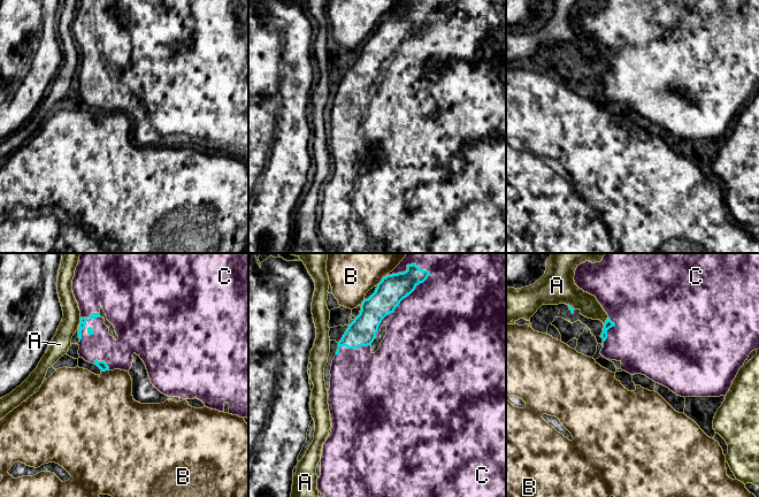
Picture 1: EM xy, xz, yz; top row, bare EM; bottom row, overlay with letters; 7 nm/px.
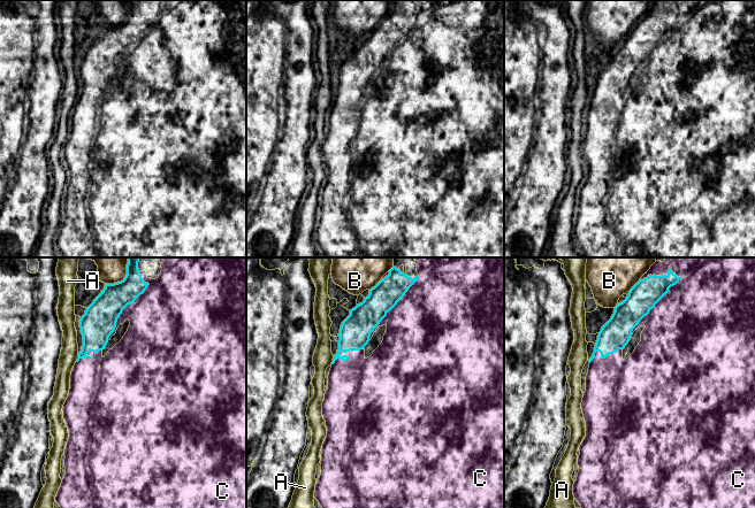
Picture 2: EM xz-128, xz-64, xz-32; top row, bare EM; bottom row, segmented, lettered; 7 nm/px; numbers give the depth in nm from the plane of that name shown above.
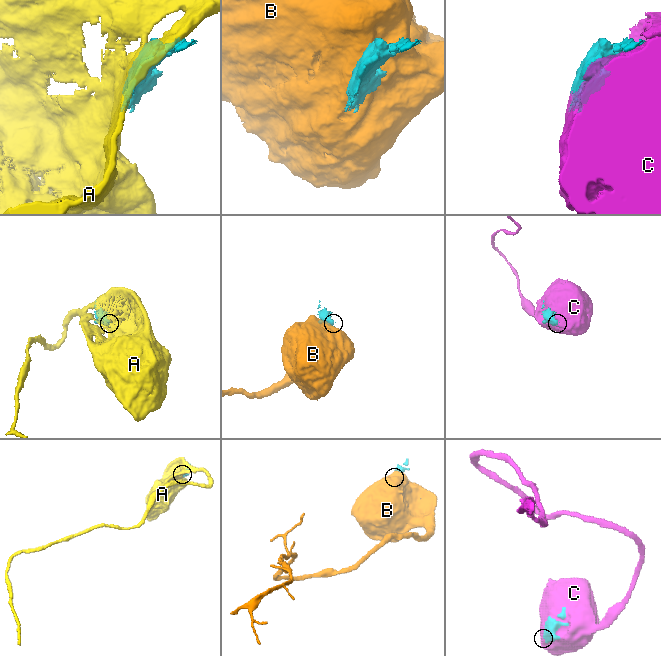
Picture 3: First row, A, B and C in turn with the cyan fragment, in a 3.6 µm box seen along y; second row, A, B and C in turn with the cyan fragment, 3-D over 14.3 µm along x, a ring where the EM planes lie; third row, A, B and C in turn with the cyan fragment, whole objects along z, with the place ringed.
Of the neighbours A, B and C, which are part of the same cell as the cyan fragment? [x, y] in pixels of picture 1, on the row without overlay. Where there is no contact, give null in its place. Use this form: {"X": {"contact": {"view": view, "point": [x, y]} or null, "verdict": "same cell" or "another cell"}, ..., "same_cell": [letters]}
{"A": {"contact": {"view": "xy", "point": [81, 63]}, "verdict": "another cell"}, "B": {"contact": {"view": "xz", "point": [382, 22]}, "verdict": "another cell"}, "C": {"contact": {"view": "xz", "point": [399, 45]}, "verdict": "same cell"}, "same_cell": ["C"]}

